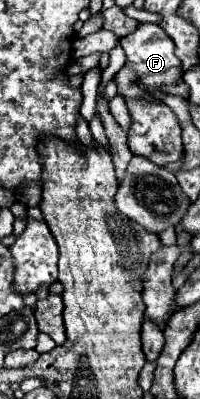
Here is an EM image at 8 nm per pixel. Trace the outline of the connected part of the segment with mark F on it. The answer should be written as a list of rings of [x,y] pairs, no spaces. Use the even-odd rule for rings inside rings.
[[[140,24],[136,32],[120,38],[120,44],[126,54],[126,64],[116,72],[114,84],[118,94],[126,102],[136,98],[148,98],[148,102],[158,102],[150,92],[146,92],[148,88],[162,90],[164,86],[176,86],[182,80],[184,70],[180,70],[180,60],[176,58],[176,46],[168,38],[168,34],[160,30],[158,24]]]

